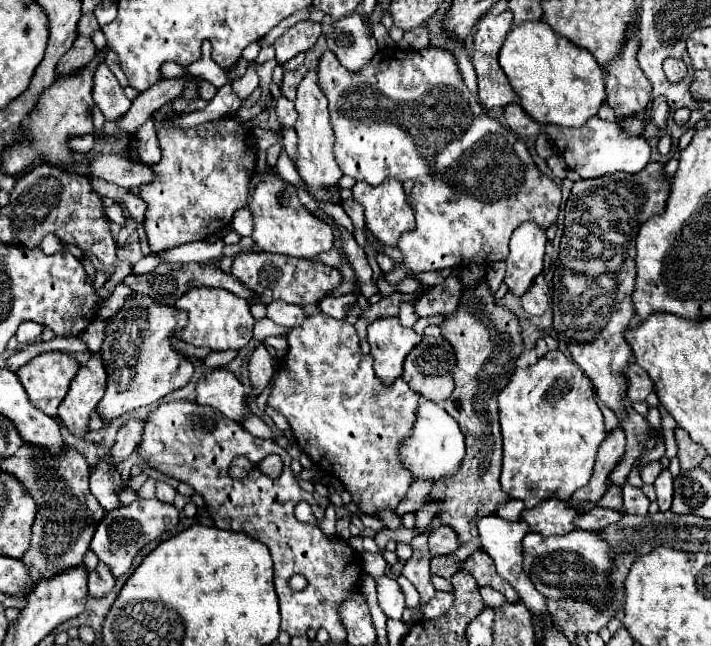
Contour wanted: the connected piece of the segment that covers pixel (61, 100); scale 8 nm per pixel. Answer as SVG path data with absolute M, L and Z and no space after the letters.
M97 56L85 70L77 72L75 76L69 78L57 78L43 94L41 100L37 102L37 108L31 112L29 120L25 122L25 132L27 138L31 140L31 144L13 144L9 148L5 148L3 158L1 158L1 168L7 174L17 174L21 172L27 164L31 164L33 160L41 158L47 164L69 164L71 162L71 152L67 146L67 138L69 136L85 136L93 132L93 120L91 120L91 108L93 98L91 98L91 88L93 88L93 72L97 62L101 60L101 56Z

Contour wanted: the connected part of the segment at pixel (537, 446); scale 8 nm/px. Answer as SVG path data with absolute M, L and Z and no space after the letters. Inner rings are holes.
M561 350L545 354L533 366L515 368L509 384L499 394L499 420L503 434L501 488L511 498L523 500L525 508L535 508L539 502L553 496L569 500L577 488L589 482L597 448L605 440L603 414L597 406L597 396L591 380Z

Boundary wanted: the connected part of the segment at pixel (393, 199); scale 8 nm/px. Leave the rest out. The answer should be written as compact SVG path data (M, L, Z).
M385 180L379 186L371 186L365 182L357 182L353 186L353 198L365 208L365 226L379 238L381 244L385 246L397 246L399 236L405 230L413 230L415 228L415 218L411 208L405 202L405 192L401 182L397 180Z

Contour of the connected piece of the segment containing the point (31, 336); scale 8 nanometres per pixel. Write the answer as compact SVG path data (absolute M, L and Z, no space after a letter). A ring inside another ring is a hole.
M34 322L22 323L16 332L16 339L19 343L31 343L41 339L44 327Z

